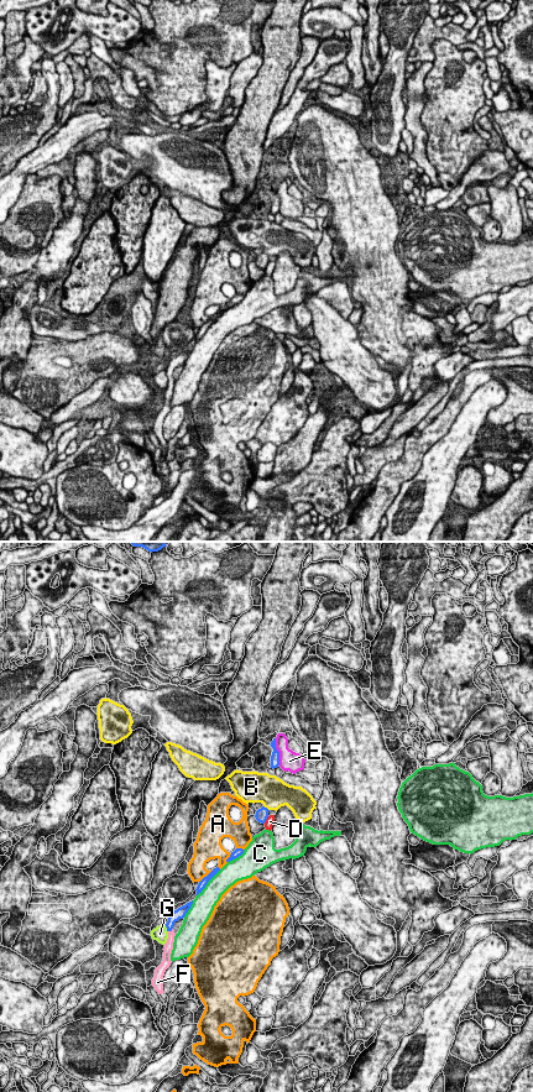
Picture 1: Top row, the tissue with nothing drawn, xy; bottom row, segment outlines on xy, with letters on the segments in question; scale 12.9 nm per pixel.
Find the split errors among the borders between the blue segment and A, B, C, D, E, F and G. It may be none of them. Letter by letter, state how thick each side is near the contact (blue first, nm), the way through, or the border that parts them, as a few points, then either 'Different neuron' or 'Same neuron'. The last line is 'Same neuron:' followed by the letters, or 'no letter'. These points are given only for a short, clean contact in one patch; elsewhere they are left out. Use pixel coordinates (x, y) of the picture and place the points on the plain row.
A: Thickness 100 nm (blue) against 240 nm. Different neuron
B: Thickness 160 nm (blue) against 400 nm. Different neuron
C: Thickness 100 nm (blue) against 280 nm. Different neuron
D: Thickness 160 nm (blue) against 120 nm. Different neuron
E: Thickness 130 nm (blue) against 260 nm. Different neuron
F: Thickness 140 nm (blue) against 130 nm. Path across: xy (176, 361), (171, 366), (170, 376), (168, 392). Same neuron
G: Thickness 140 nm (blue) against 190 nm. Boundary: xy (165, 371), (167, 377). Different neuron
Same neuron: F

